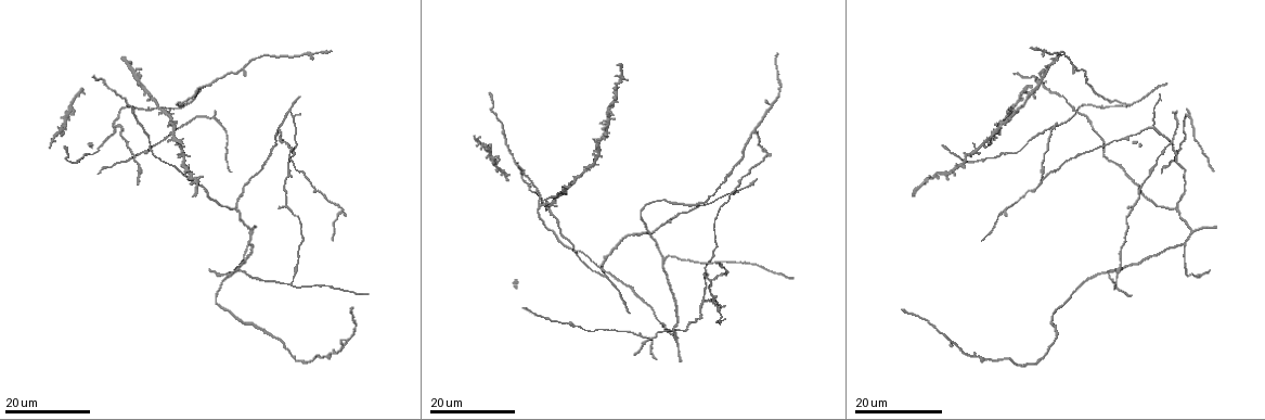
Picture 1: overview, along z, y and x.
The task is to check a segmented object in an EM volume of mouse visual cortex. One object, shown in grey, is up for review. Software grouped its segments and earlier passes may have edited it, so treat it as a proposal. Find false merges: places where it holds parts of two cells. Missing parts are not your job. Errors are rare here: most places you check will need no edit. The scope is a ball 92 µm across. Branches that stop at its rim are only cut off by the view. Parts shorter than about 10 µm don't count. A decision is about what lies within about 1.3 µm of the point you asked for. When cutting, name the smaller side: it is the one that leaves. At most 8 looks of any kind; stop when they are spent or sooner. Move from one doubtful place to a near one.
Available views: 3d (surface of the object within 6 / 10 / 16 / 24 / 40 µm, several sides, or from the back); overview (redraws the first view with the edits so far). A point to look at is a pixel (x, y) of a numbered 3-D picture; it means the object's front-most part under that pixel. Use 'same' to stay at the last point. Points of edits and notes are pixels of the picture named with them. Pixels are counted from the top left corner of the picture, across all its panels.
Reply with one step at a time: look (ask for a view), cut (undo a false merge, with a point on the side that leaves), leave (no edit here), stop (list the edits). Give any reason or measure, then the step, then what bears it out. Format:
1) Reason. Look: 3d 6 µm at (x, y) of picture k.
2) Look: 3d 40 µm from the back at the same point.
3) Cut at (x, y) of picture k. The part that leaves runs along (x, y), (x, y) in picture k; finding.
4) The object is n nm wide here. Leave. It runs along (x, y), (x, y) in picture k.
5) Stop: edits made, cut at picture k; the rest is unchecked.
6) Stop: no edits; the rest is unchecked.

Three arms meet. Look: 3d 24 µm at (343, 210) of picture 1.

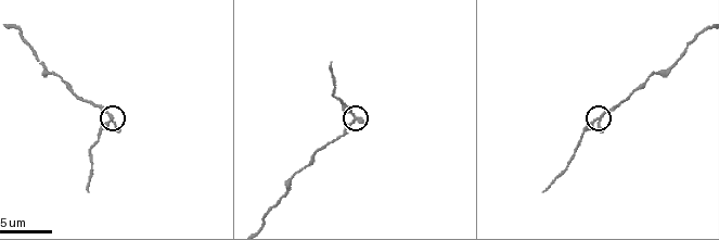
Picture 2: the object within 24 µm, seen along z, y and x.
Look: 3d 6 µm at (111, 119) of picture 2.

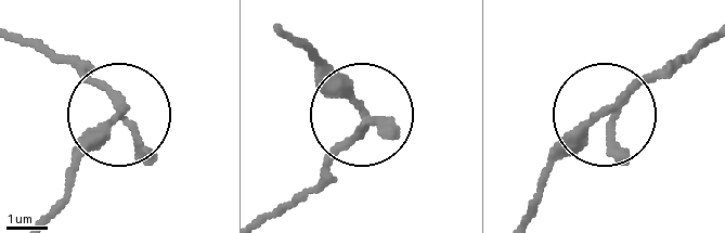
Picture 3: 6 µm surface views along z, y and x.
Look: 3d 6 µm from the back at (607, 115) of picture 3.

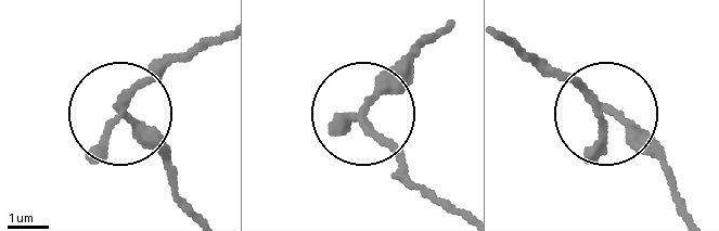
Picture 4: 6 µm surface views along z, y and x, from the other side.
Leave. It runs along (223, 34), (182, 51), (127, 103), (168, 172) in picture 4; continuous, no second cell.

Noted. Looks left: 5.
Three arms meet. Look: 3d 16 µm at (287, 178) of picture 1.

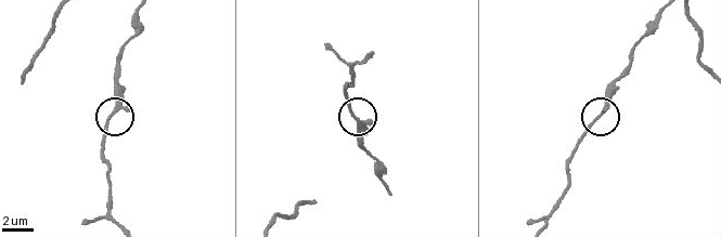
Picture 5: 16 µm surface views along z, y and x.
Closer look. Look: 3d 10 µm at (114, 113) of picture 5.

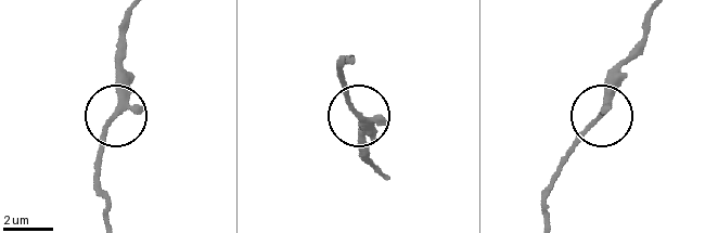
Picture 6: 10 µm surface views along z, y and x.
The object is 170 nm wide here. Leave. It runs along (104, 215), (99, 146), (117, 108), (117, 61) in picture 6; all the same cell.

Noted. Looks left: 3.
Three arms meet. Look: 3d 24 µm at (1128, 103) of picture 1.

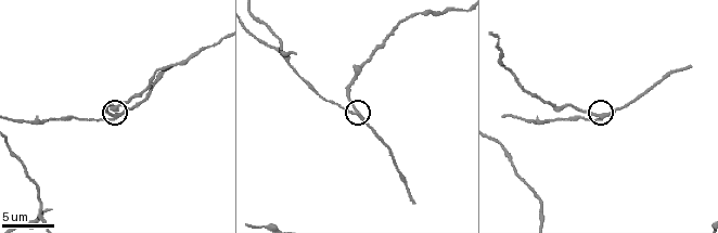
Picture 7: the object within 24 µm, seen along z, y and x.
Look: 3d 10 µm at (354, 109) of picture 7.

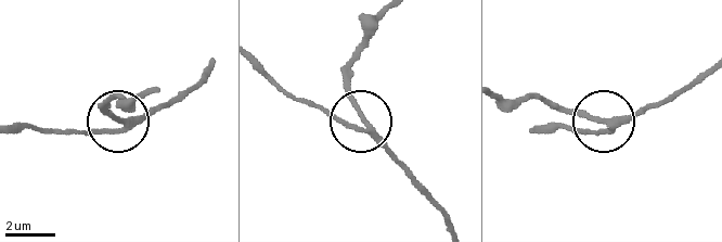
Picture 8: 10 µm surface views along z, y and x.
Leave. All the same cell.

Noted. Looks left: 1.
Stop: no edits; the rest is unchecked.

